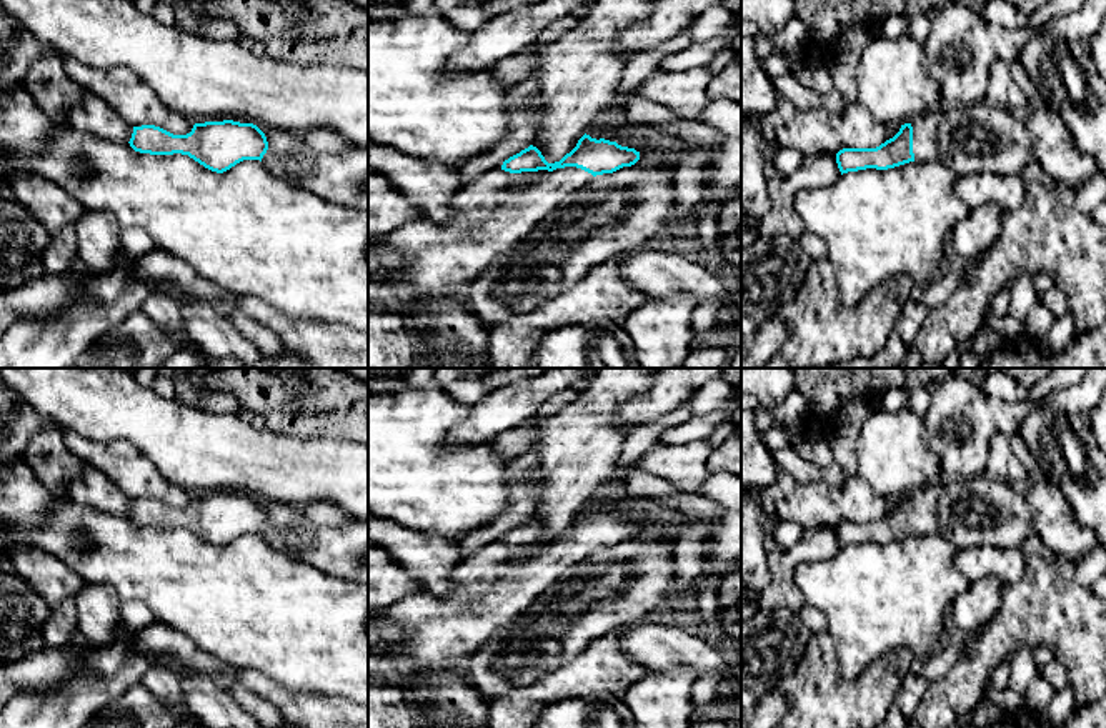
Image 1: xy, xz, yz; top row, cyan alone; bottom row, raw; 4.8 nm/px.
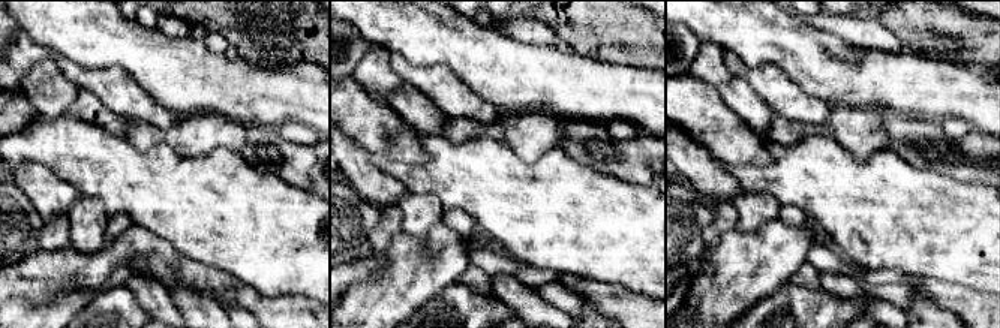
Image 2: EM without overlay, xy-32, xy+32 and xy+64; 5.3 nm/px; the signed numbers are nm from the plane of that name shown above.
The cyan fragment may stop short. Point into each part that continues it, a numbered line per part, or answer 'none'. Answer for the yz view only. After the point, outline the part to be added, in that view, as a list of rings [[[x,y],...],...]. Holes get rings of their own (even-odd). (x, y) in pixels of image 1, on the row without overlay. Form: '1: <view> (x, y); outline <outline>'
1: yz (926, 518); outline [[[943,483],[928,485],[911,495],[913,500],[913,526],[916,535],[939,533],[939,500]]]

